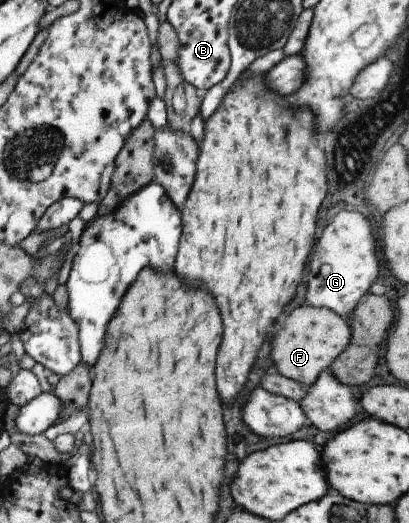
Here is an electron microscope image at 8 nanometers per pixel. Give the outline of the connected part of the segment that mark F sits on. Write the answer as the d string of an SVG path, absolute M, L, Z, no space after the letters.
M304 304L304 307L299 306L288 315L286 325L275 335L271 357L274 357L276 367L282 375L310 387L324 370L330 369L339 359L348 345L350 334L345 319L335 311Z

